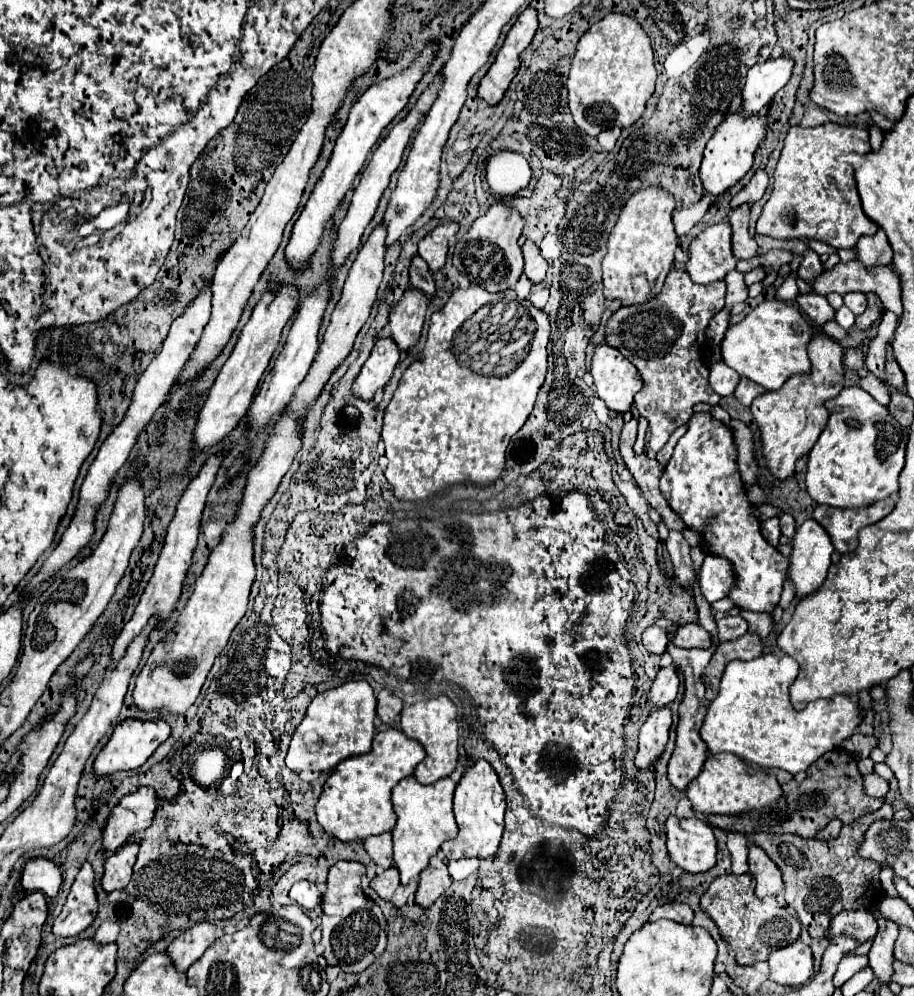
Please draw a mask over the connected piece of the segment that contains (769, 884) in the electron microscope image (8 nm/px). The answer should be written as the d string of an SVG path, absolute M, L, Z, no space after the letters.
M750 845L750 855L748 855L748 865L750 865L750 873L756 879L756 897L778 897L784 891L784 879L780 869L776 867L776 863L772 863L772 859L768 859L768 855L764 853L764 849Z

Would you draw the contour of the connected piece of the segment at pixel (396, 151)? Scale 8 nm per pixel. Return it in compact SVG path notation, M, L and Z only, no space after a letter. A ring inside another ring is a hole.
M440 71L440 73L434 77L434 81L432 81L432 83L424 89L424 93L418 97L418 101L412 105L412 109L406 113L406 117L404 117L398 125L394 125L394 127L388 131L388 135L380 141L378 149L374 151L372 161L370 161L370 163L368 163L368 167L364 169L362 179L360 179L360 185L358 185L358 187L356 187L356 191L354 191L350 211L348 211L346 219L344 219L344 221L340 223L340 227L338 227L338 239L336 239L336 243L334 243L334 253L332 253L332 263L334 263L334 267L342 265L342 263L344 263L344 259L350 255L350 251L352 251L352 249L356 249L356 247L360 245L360 237L362 237L362 233L364 233L364 229L366 229L368 221L374 217L376 207L378 207L378 201L380 201L380 197L382 197L384 189L388 187L392 173L394 173L394 171L398 169L398 165L402 163L402 155L404 155L406 145L410 143L410 135L414 133L414 129L418 129L420 121L422 121L422 119L424 119L424 115L428 113L428 107L432 107L432 103L434 103L434 99L436 99L436 95L440 93L442 83L444 83L444 75L442 75L442 71Z

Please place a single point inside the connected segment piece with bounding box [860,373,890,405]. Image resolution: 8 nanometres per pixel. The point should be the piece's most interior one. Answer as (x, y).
(871, 383)

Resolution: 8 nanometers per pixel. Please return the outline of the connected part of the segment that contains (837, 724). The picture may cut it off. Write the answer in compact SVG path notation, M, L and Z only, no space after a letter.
M784 653L760 655L752 661L730 661L720 683L718 697L710 703L700 737L710 755L728 751L740 759L788 773L806 771L820 755L840 747L860 725L860 707L852 697L836 695L808 703L806 709L794 711L788 695L790 683L798 675L798 665Z

